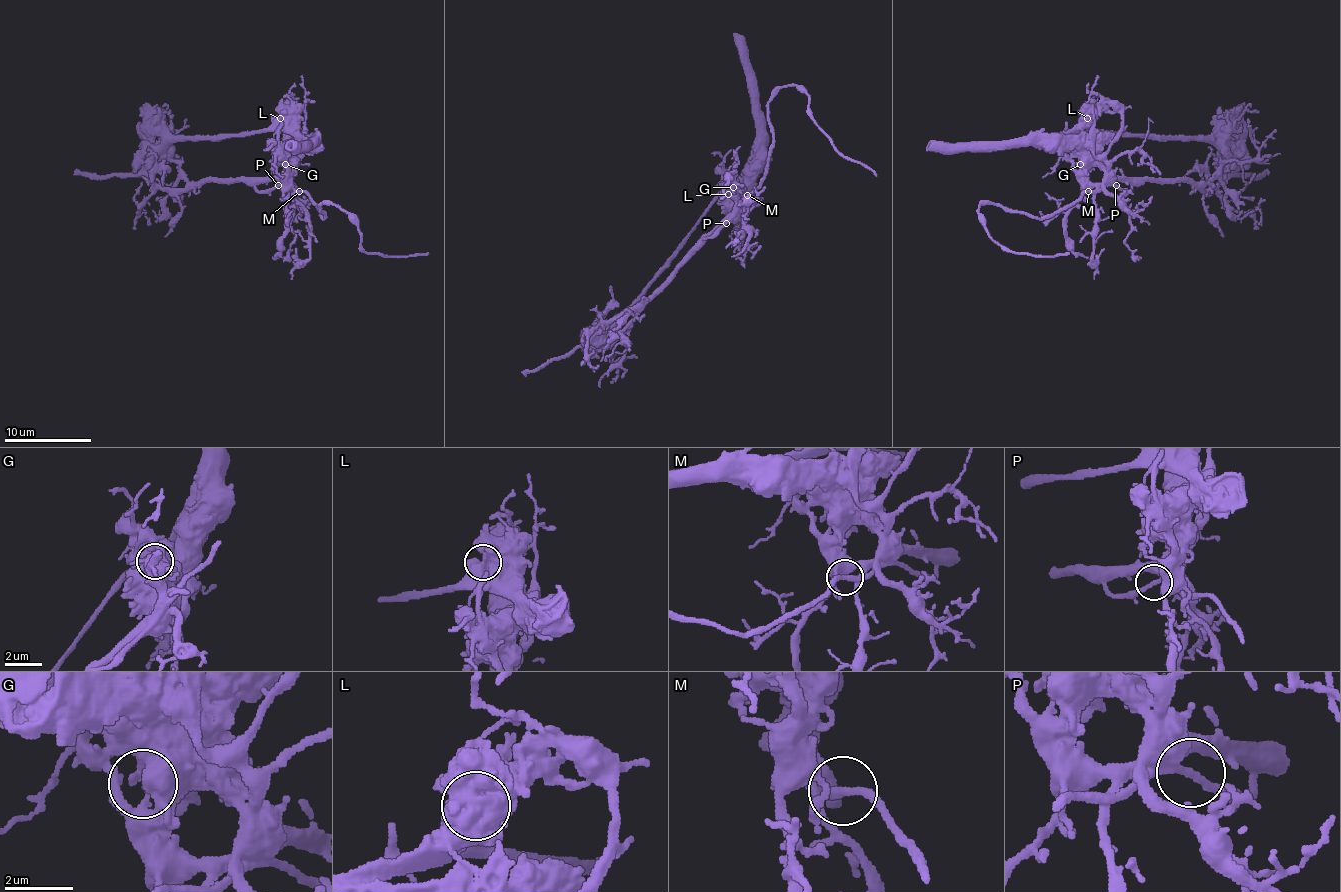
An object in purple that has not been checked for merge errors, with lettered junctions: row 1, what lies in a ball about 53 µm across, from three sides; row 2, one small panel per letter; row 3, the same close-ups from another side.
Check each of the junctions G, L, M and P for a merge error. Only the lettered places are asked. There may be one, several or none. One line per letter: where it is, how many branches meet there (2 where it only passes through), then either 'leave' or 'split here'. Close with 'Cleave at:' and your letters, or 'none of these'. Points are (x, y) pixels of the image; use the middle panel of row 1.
G: at (733, 187); 1 branches meet; split here
L: at (728, 194); 2 branches meet; leave
M: at (747, 195); 2 branches meet; leave
P: at (726, 223); 2 branches meet; leave
Cleave at: G

